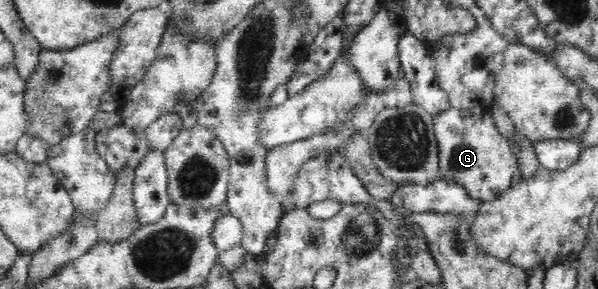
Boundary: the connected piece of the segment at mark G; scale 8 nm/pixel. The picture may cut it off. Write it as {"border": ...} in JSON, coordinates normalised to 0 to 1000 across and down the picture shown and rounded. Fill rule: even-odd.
{"border":[[[754,370],[724,408],[727,471],[734,509],[736,609],[781,647],[791,682],[806,685],[808,699],[824,692],[841,661],[851,654],[858,602],[868,592],[861,522],[855,516],[849,478],[841,474],[831,453],[824,415],[828,408],[821,401],[821,391],[804,370],[788,370],[778,381]]]}

